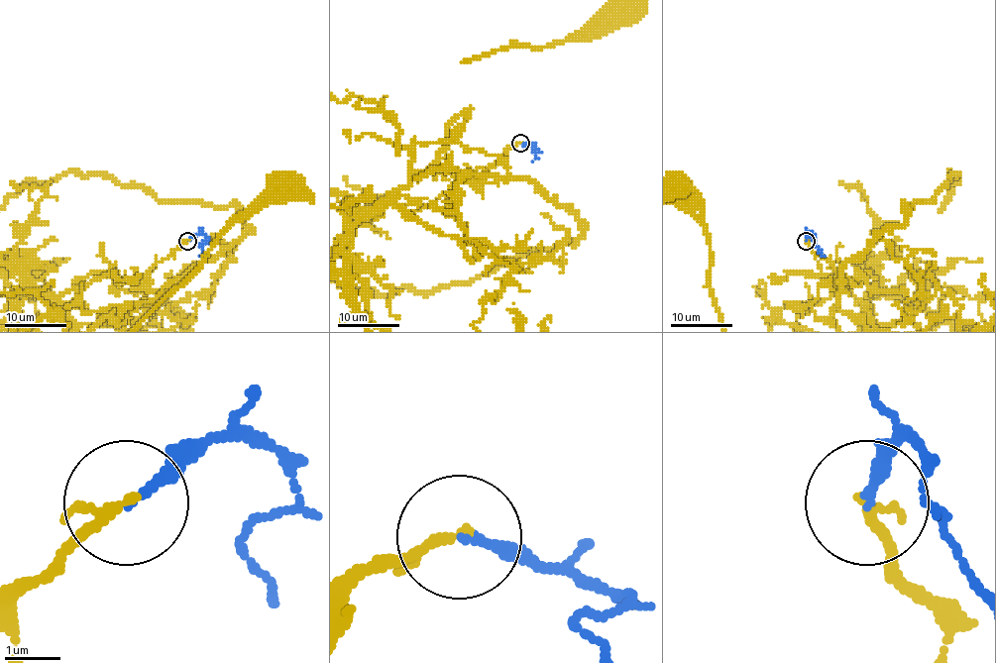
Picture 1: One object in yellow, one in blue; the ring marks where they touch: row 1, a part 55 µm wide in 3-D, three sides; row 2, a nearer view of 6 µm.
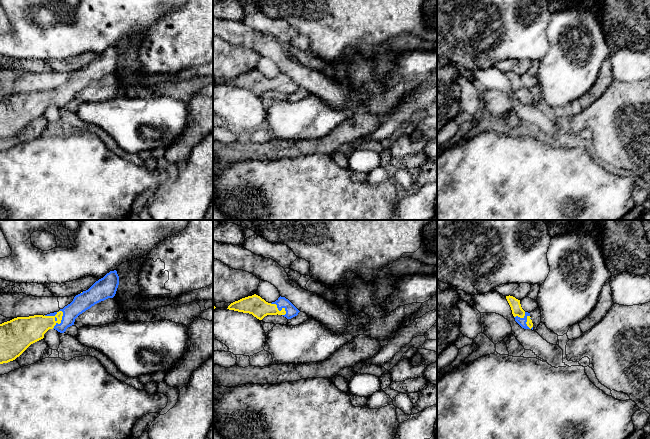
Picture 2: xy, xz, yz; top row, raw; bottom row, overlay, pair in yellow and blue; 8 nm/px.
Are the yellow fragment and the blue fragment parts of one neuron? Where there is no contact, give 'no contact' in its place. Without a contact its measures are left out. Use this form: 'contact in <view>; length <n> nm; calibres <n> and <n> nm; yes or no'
contact in xy; length 170 nm; calibres 220 and 140 nm; yes

